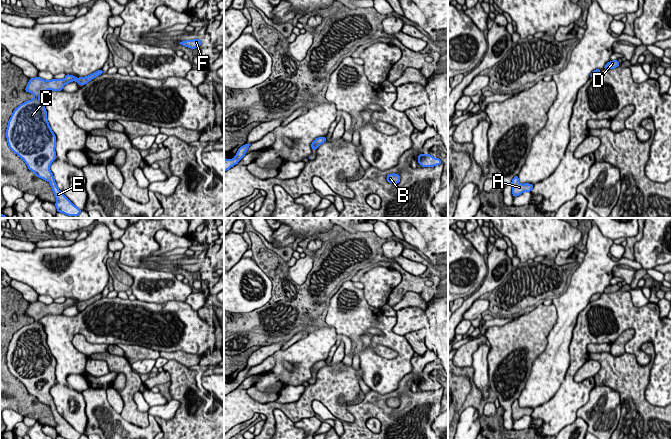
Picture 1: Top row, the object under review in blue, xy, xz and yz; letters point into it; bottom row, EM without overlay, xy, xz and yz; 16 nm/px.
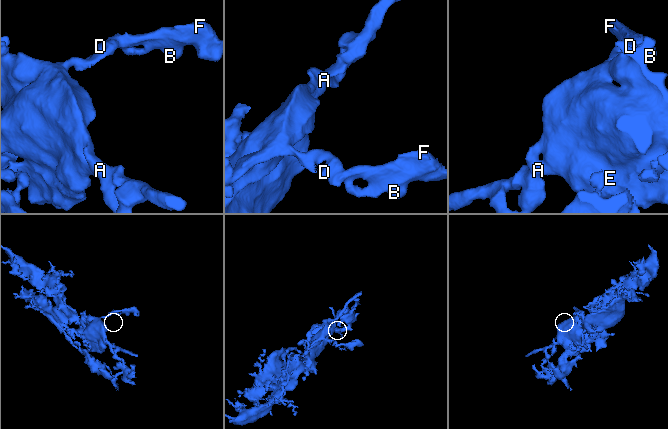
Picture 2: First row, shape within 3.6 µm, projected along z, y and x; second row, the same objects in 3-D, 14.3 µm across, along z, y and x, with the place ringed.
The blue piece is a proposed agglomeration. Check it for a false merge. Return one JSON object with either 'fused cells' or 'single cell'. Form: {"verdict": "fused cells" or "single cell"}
{"verdict": "single cell"}

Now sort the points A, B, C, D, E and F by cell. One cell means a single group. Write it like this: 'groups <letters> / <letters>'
groups A B C D E F

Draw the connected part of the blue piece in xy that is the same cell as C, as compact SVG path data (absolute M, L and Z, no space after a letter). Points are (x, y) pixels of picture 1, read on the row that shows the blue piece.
M101 69L80 78L67 74L64 79L49 81L40 77L30 78L25 91L32 93L34 98L15 108L8 121L6 137L9 148L24 160L37 177L50 183L57 200L57 211L68 216L78 216L81 210L58 189L50 171L51 163L57 158L56 136L50 128L46 108L39 96L47 90L61 91L72 81L85 85L102 73Z

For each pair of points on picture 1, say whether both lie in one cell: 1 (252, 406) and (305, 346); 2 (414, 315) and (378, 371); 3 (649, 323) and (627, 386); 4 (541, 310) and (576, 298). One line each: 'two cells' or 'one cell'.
1: two cells
2: two cells
3: two cells
4: two cells

